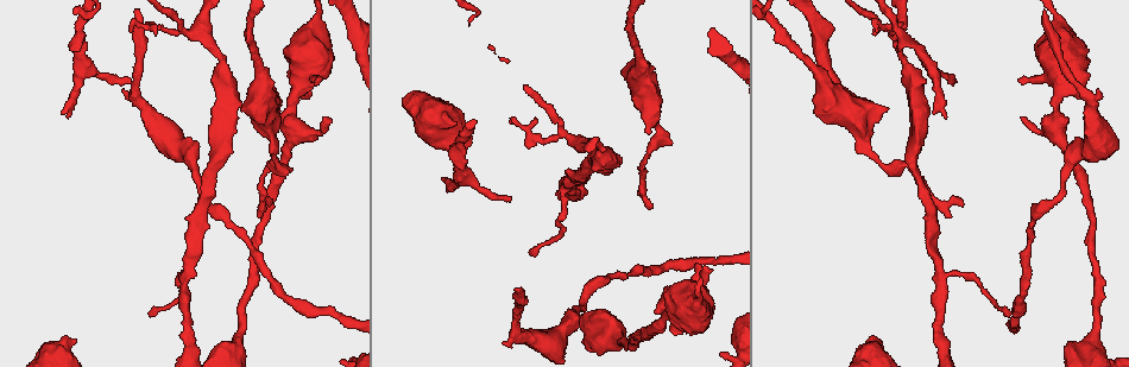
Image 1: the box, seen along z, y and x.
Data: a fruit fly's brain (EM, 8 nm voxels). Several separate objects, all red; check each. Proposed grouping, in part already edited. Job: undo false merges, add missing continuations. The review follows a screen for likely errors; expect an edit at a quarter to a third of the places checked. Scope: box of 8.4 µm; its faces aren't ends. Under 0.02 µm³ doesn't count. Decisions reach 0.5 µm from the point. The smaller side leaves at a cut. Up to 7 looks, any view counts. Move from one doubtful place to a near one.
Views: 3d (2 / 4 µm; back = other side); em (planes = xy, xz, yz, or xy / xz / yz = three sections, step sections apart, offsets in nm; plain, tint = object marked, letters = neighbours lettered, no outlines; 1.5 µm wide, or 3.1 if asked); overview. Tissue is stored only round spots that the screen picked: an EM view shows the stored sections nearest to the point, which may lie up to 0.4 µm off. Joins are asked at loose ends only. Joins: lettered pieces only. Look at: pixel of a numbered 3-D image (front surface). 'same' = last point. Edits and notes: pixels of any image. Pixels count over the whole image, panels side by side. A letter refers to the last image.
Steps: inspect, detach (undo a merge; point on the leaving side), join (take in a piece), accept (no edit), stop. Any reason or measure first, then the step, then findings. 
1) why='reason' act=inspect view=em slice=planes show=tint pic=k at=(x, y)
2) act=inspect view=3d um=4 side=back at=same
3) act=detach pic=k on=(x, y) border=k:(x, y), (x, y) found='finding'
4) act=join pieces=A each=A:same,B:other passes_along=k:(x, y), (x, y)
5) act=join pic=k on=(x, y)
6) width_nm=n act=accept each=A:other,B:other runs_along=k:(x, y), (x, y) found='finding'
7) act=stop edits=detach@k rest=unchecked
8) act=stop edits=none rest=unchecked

why='thin end' act=inspect view=em slice=yz step=8 show=tint pic=1 at=(130, 31)

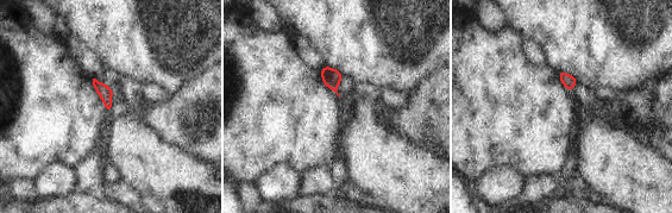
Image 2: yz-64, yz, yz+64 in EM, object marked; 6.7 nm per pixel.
why='cut it another way' act=inspect view=em slice=planes show=letters at=same

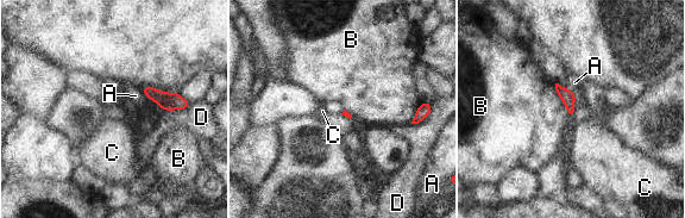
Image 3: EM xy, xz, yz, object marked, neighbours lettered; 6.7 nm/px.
act=accept each=A:other,B:other,C:other,D:other border=3:(554, 85), (555, 93), (571, 118) found='no lettered piece goes on from it'

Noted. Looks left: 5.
why='an open end' act=inspect view=em slice=planes show=tint pic=1 at=(674, 332)

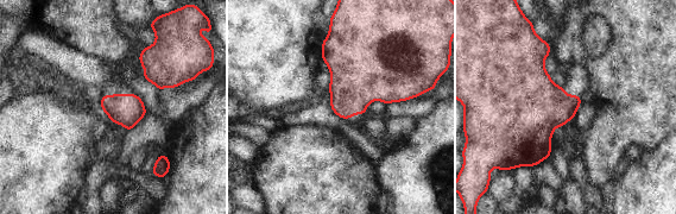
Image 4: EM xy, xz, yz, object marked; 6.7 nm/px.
why='see the neighbours' act=inspect view=em slice=planes show=letters at=same

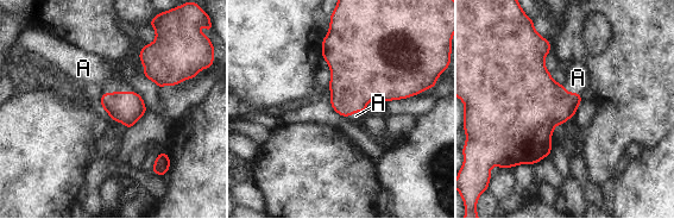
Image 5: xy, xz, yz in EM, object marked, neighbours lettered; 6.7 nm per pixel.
act=join pic=5 on=(88, 69) each=A:same passes_along=5:(128, 107), (117, 92), (88, 69) found='the neuron continues'

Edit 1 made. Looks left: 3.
act=inspect view=overview

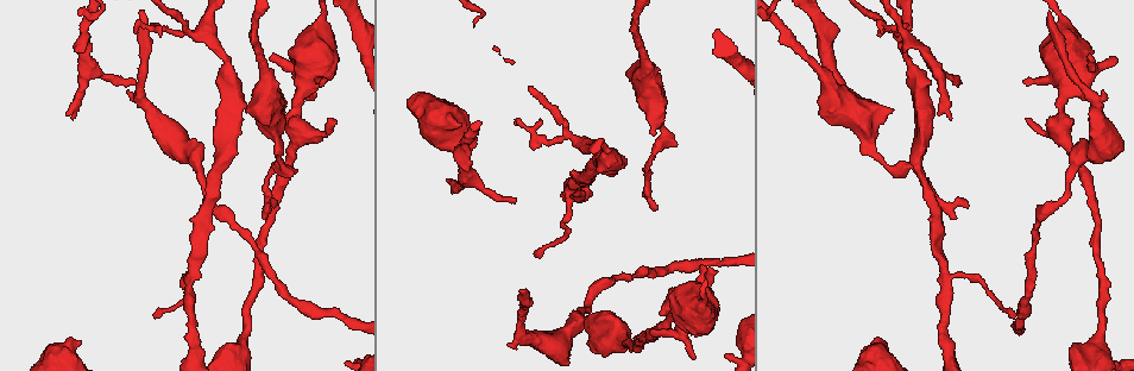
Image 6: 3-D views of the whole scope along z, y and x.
why='calibre changes' act=inspect view=em slice=planes show=letters pic=6 at=(1070, 193)

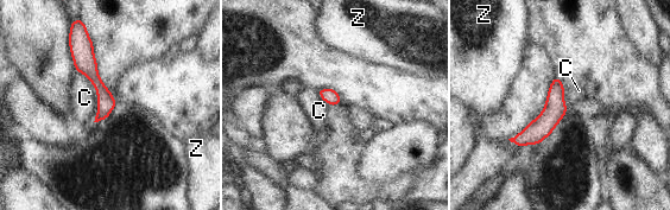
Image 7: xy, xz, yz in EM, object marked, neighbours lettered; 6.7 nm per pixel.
width_nm=100 longest_contact=C:360nm act=accept each=C:other,Z:other found='continuous, no second neuron'

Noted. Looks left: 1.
act=stop edits=join@5 rest=unchecked

